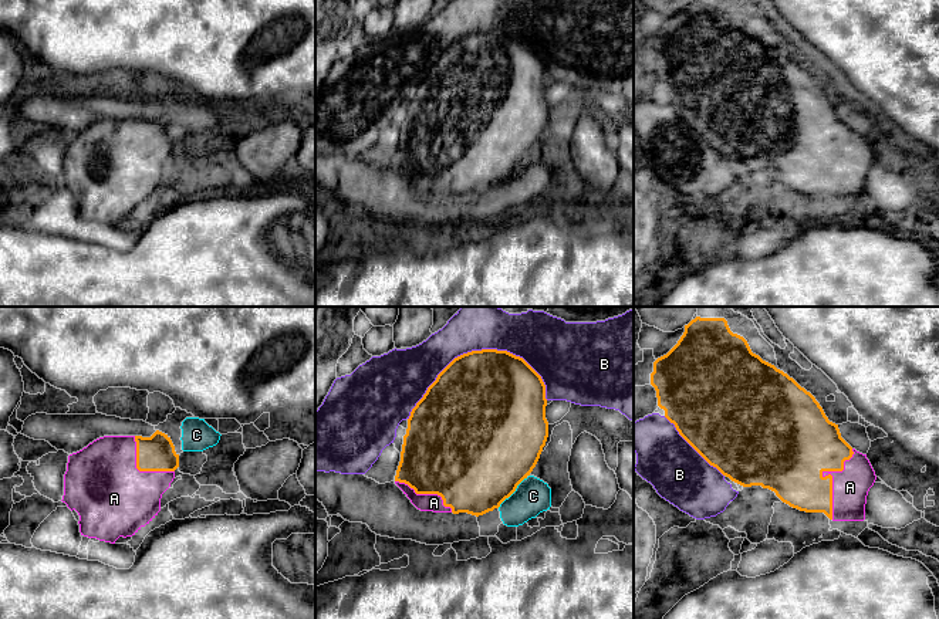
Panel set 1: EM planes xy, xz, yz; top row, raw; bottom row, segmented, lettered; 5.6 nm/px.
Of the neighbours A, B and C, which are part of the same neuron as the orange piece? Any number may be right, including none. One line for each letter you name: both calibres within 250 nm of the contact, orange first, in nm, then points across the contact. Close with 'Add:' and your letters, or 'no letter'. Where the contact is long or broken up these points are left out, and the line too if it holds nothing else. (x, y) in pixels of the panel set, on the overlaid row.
A: calibres 380 and 200 nm
Add: A

